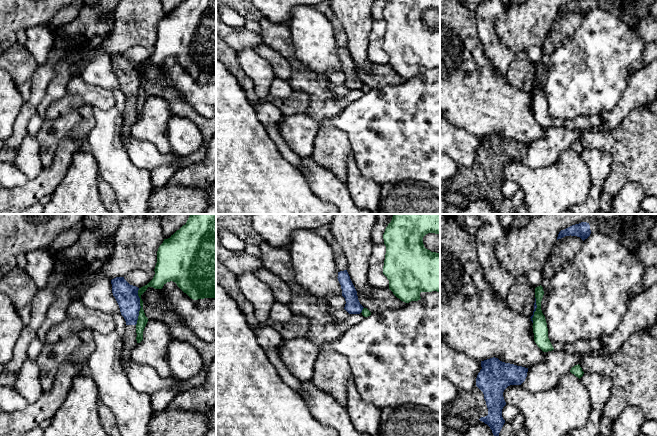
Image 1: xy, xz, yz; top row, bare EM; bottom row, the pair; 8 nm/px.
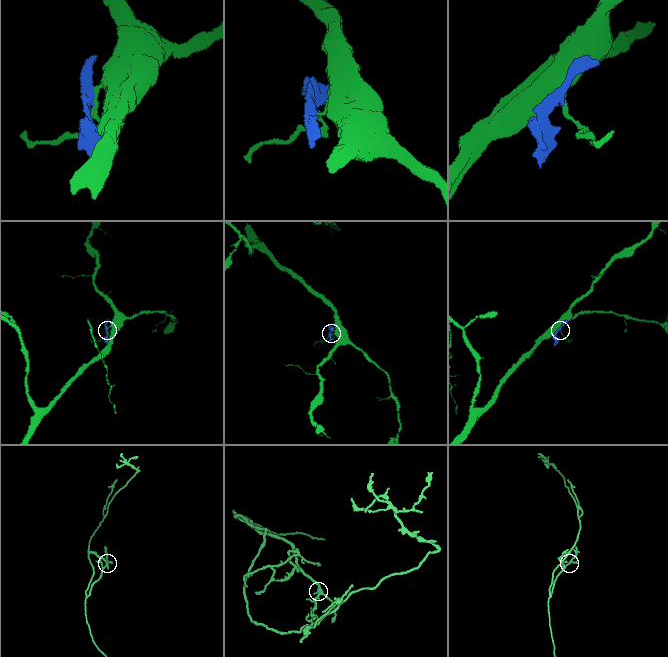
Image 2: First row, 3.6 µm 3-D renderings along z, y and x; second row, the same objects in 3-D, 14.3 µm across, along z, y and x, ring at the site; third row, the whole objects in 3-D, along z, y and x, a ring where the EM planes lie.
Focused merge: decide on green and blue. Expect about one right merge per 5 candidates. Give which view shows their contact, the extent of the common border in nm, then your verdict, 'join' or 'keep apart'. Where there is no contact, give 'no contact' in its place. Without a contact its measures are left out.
xy | 300 nm | keep apart

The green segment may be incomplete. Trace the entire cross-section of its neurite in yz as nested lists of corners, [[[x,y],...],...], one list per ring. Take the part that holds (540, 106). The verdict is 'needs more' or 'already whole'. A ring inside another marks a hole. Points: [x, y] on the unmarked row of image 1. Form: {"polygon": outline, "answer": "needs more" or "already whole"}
{"polygon": [[[540,61],[535,64],[535,74],[536,74],[536,87],[534,88],[533,96],[533,109],[534,117],[537,122],[543,127],[548,128],[554,126],[549,114],[548,114],[548,104],[545,92],[541,86],[541,77],[544,71],[543,63]]], "answer": "already whole"}

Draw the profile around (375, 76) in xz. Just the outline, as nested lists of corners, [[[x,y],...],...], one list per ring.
[[[371,64],[368,68],[358,68],[360,80],[371,89],[384,86],[397,86],[403,84],[407,79],[397,74],[389,64]]]

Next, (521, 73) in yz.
[[[526,51],[515,54],[508,71],[507,81],[514,87],[531,93],[534,87],[535,64]]]

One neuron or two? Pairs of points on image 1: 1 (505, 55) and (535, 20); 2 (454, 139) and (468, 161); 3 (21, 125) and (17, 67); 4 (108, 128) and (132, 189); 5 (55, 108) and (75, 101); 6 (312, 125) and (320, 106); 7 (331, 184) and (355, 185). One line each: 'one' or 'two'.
1: two
2: one
3: two
4: one
5: one
6: two
7: two

